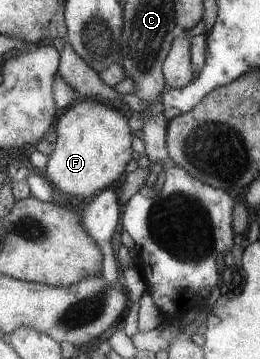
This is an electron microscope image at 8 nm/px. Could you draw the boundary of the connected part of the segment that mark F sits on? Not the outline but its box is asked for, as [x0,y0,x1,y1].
[45,99,131,200]

